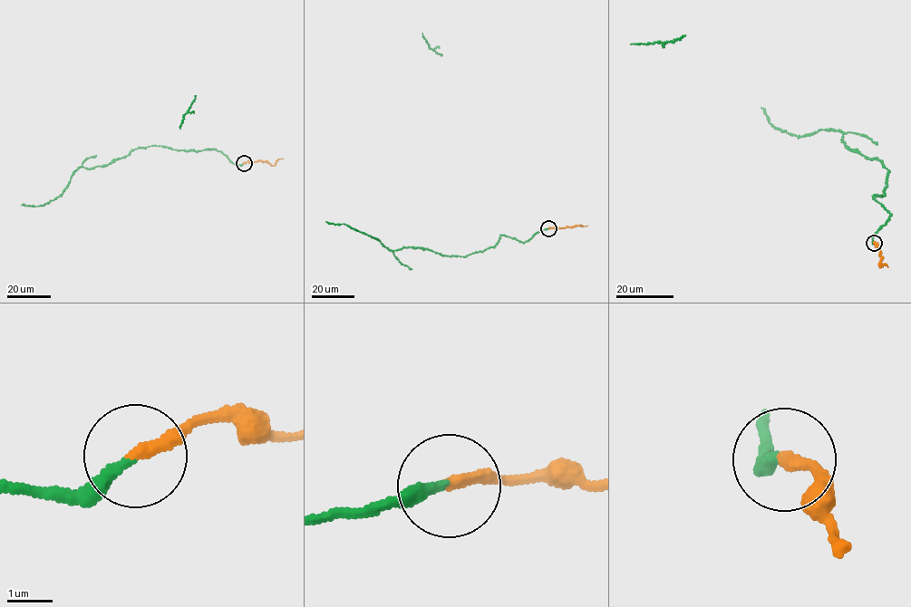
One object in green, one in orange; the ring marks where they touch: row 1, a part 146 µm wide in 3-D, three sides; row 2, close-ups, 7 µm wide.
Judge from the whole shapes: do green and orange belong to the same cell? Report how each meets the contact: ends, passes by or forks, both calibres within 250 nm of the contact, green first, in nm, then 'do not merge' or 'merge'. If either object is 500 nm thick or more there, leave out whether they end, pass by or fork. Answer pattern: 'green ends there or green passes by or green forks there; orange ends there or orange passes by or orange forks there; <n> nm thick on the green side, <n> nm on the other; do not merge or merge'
green ends there; orange ends there; 240 nm thick on the green side, 240 nm on the other; merge

